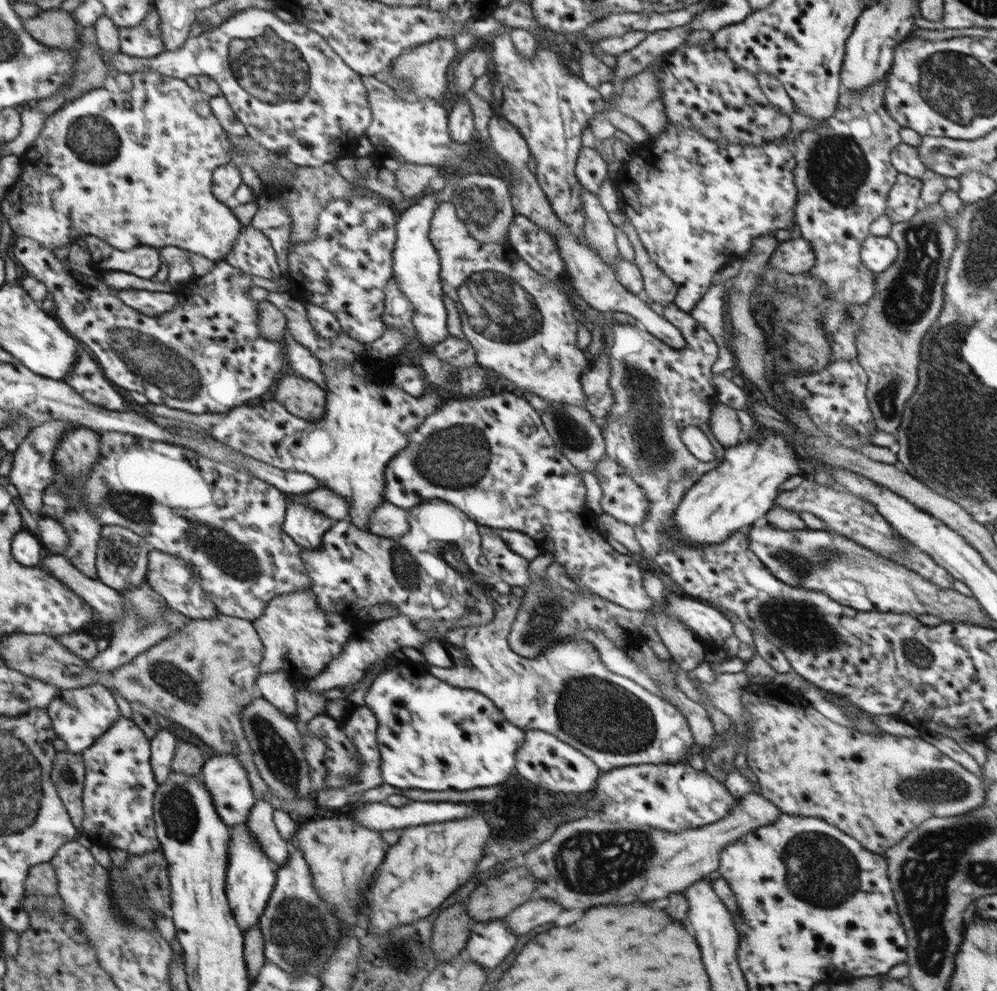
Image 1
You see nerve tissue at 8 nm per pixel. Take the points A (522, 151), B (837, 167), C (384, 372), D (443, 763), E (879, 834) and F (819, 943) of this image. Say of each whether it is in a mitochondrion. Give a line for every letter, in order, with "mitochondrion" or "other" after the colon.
A: other
B: mitochondrion
C: other
D: other
E: other
F: other

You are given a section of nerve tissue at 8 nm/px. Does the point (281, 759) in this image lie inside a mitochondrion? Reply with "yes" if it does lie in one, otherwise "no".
yes

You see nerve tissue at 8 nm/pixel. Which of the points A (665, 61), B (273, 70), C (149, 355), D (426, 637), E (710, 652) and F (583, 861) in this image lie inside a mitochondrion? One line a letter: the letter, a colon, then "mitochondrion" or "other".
A: other
B: mitochondrion
C: mitochondrion
D: other
E: other
F: mitochondrion

